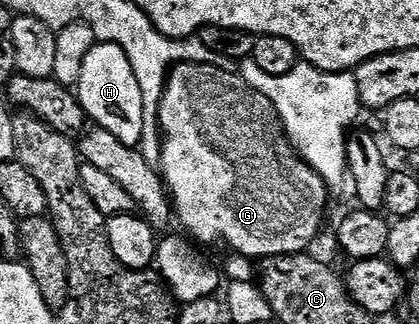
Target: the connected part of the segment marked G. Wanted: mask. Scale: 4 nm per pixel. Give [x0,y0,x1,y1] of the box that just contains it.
[158,63,330,258]

